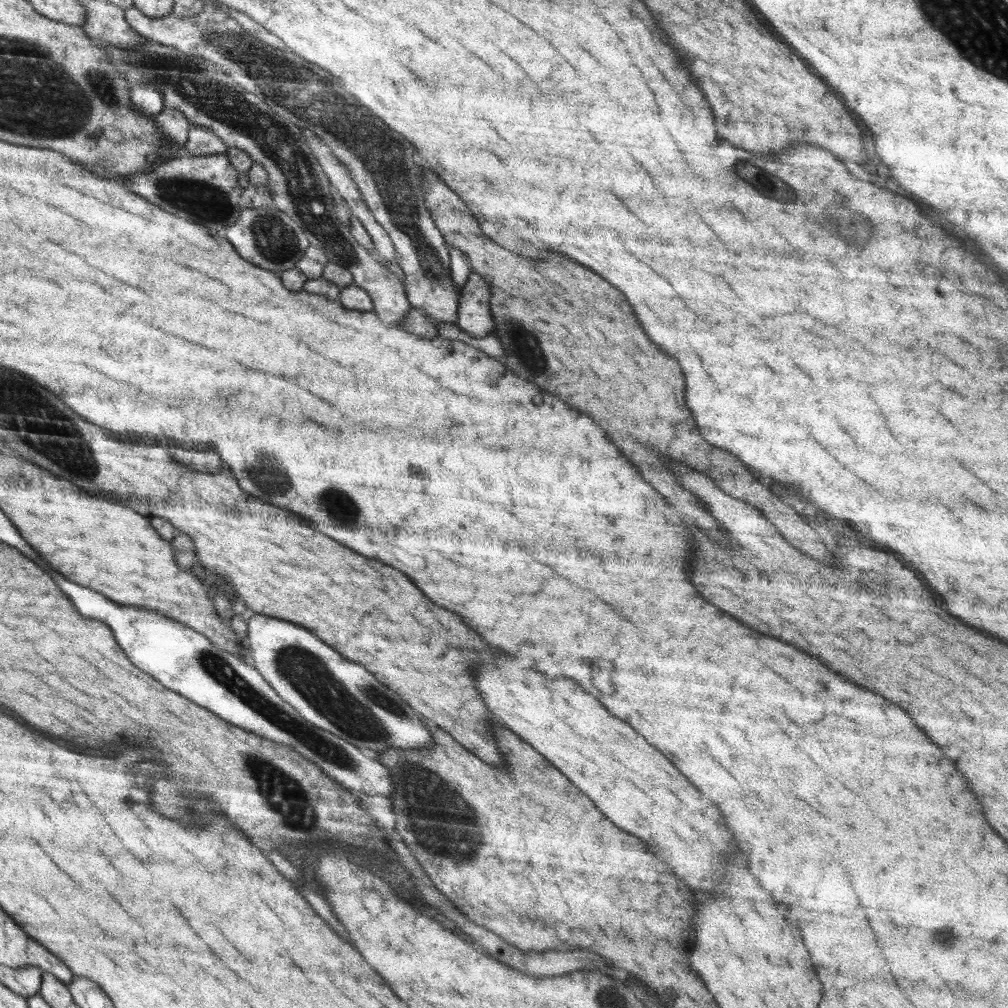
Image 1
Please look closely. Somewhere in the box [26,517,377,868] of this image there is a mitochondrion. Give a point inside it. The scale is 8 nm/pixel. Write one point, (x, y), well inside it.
(220, 671)

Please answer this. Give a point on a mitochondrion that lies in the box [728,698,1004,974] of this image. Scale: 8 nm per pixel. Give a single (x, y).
(945, 935)

